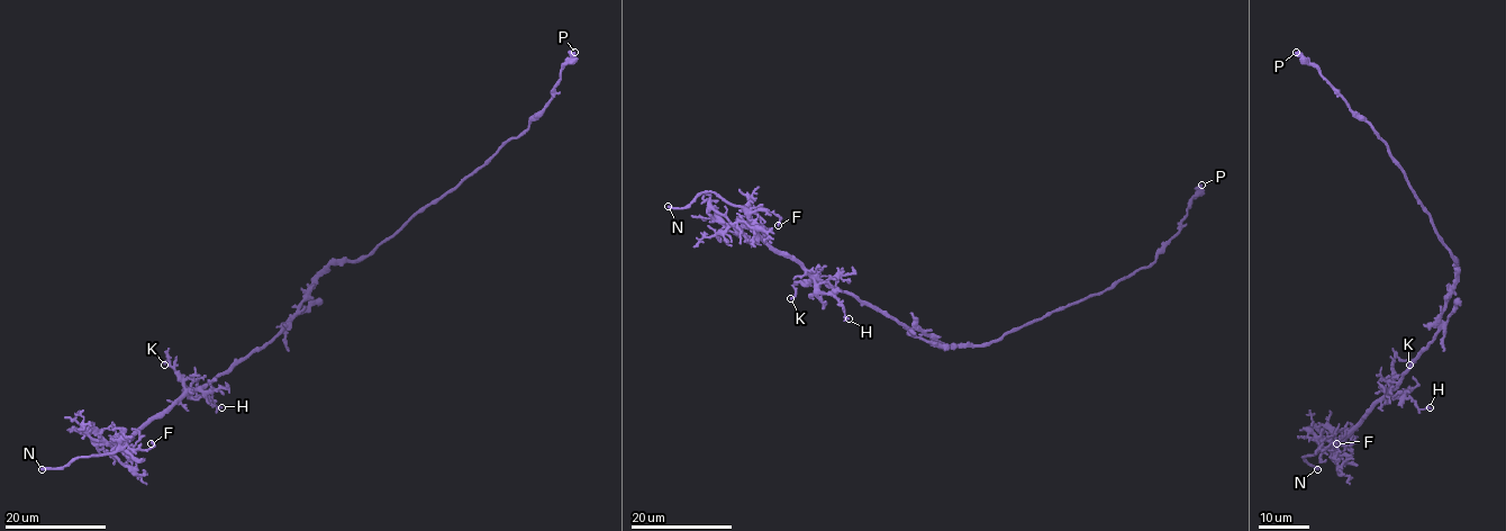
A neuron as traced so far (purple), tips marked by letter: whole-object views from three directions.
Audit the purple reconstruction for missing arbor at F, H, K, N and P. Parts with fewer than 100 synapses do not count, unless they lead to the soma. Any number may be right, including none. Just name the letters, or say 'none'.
N

